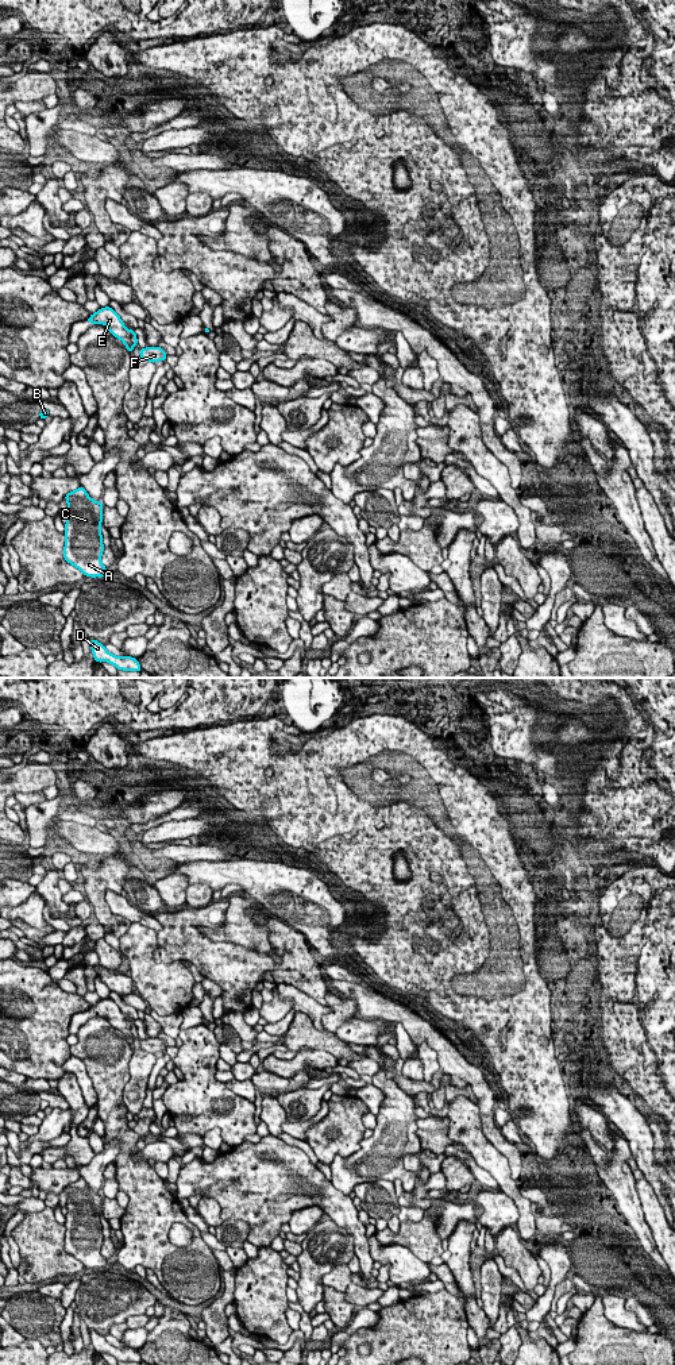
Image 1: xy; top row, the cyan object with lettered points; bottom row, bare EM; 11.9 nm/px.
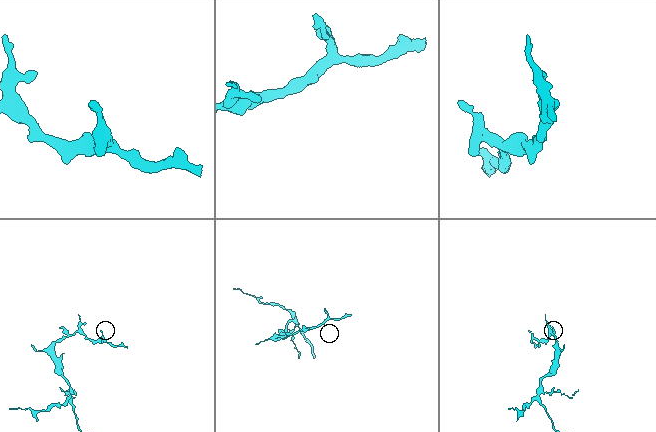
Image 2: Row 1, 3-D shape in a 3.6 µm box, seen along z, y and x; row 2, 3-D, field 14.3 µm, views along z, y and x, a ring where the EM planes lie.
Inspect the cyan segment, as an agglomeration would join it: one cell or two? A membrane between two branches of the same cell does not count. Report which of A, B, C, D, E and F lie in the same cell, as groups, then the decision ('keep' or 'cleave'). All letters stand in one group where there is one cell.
groups A B C D F / E; cleave

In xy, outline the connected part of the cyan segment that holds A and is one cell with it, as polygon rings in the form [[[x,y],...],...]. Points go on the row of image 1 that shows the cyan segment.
[[[82,486],[68,493],[65,500],[68,501],[65,560],[81,570],[85,577],[105,577],[107,567],[101,563],[104,545],[100,531],[103,502],[93,501]]]

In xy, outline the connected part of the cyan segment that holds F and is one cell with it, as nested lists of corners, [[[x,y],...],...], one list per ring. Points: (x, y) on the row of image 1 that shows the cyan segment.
[[[147,347],[139,350],[140,358],[147,362],[158,362],[158,360],[166,360],[166,352],[161,347]]]

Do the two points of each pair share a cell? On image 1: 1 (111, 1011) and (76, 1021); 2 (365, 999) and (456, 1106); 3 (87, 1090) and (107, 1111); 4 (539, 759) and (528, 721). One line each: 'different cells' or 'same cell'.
1: same cell
2: different cells
3: different cells
4: same cell

